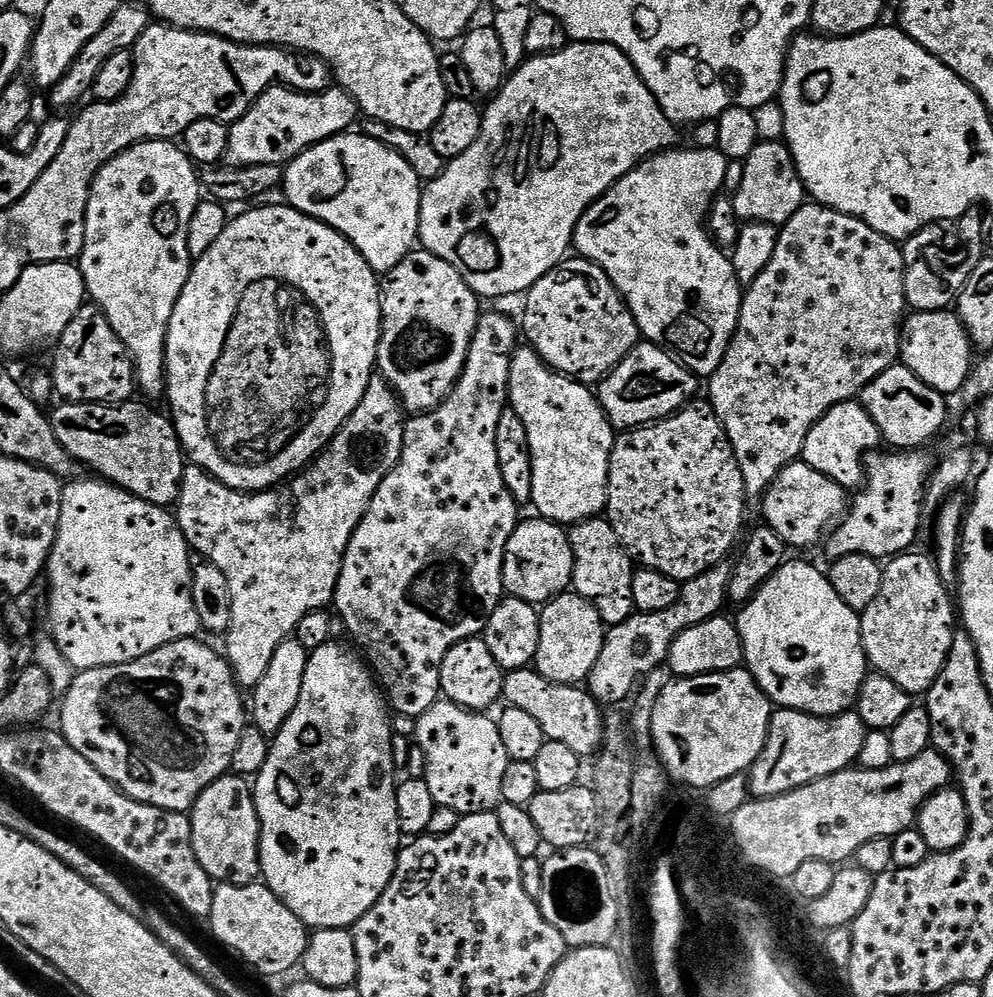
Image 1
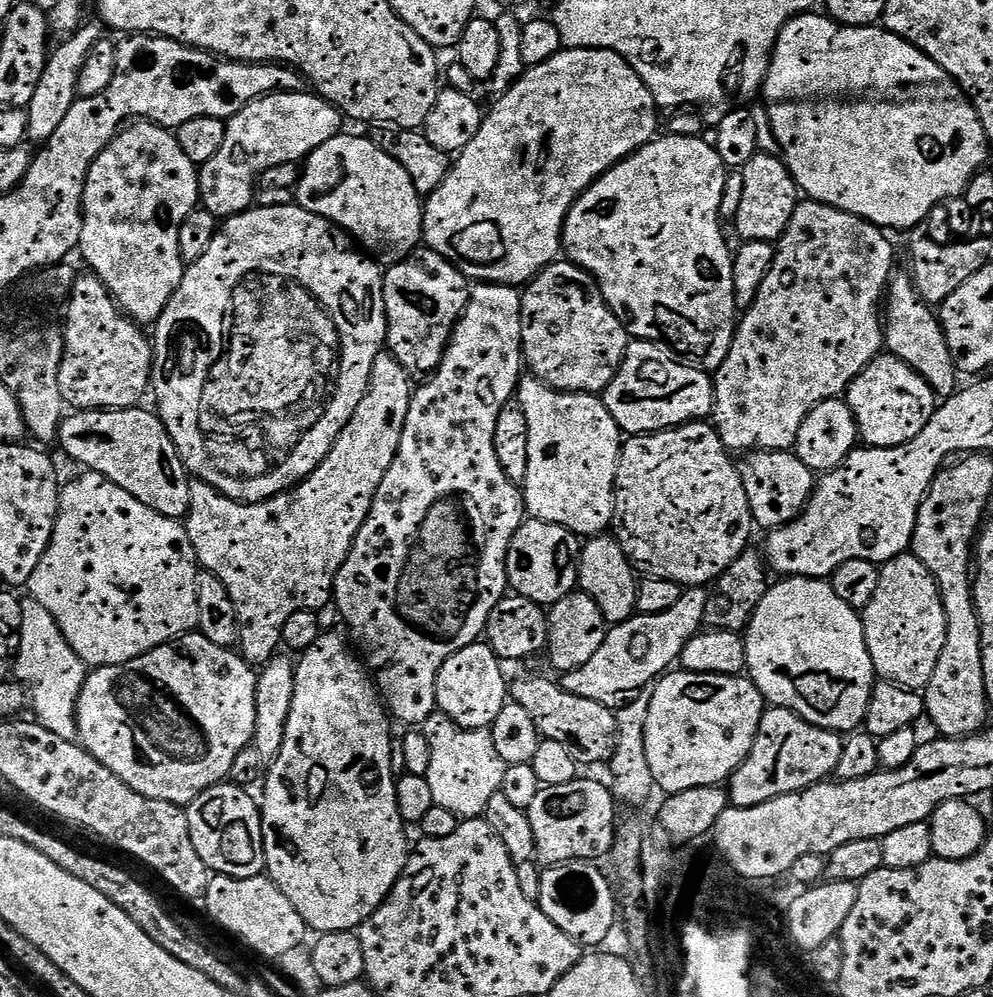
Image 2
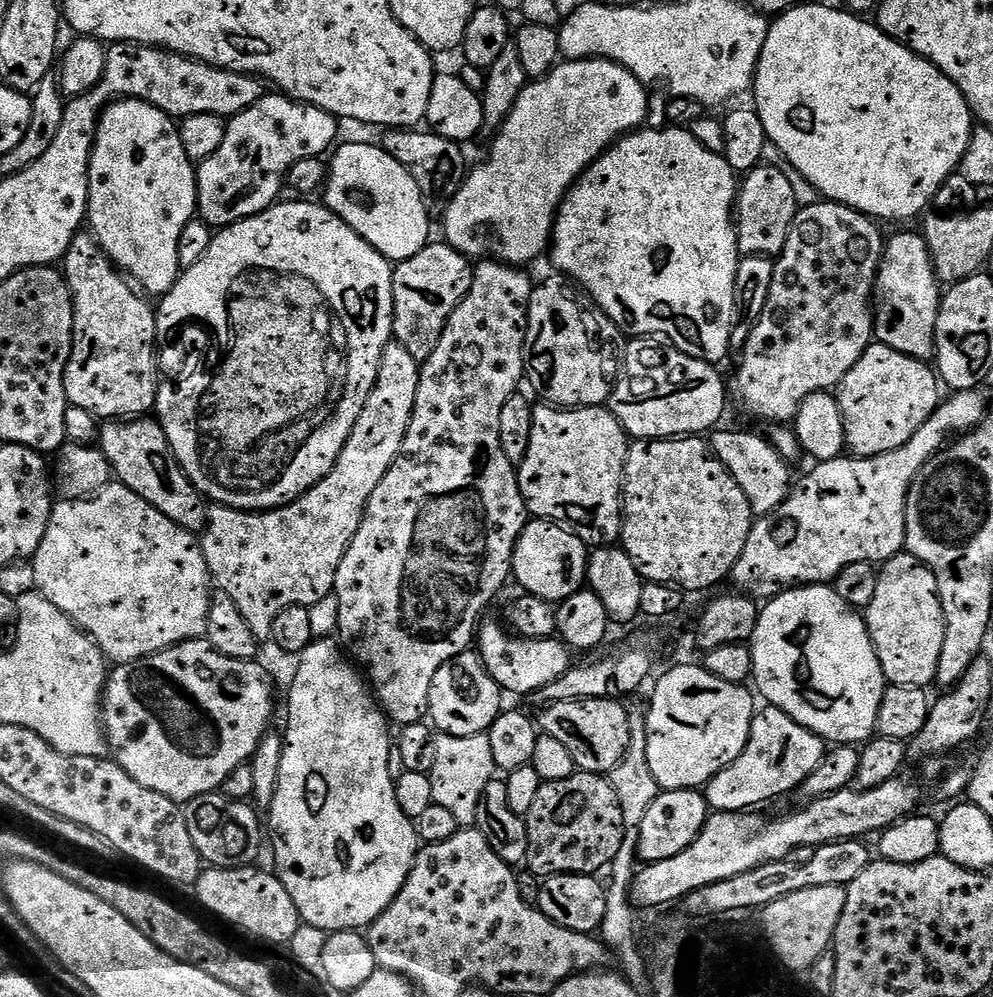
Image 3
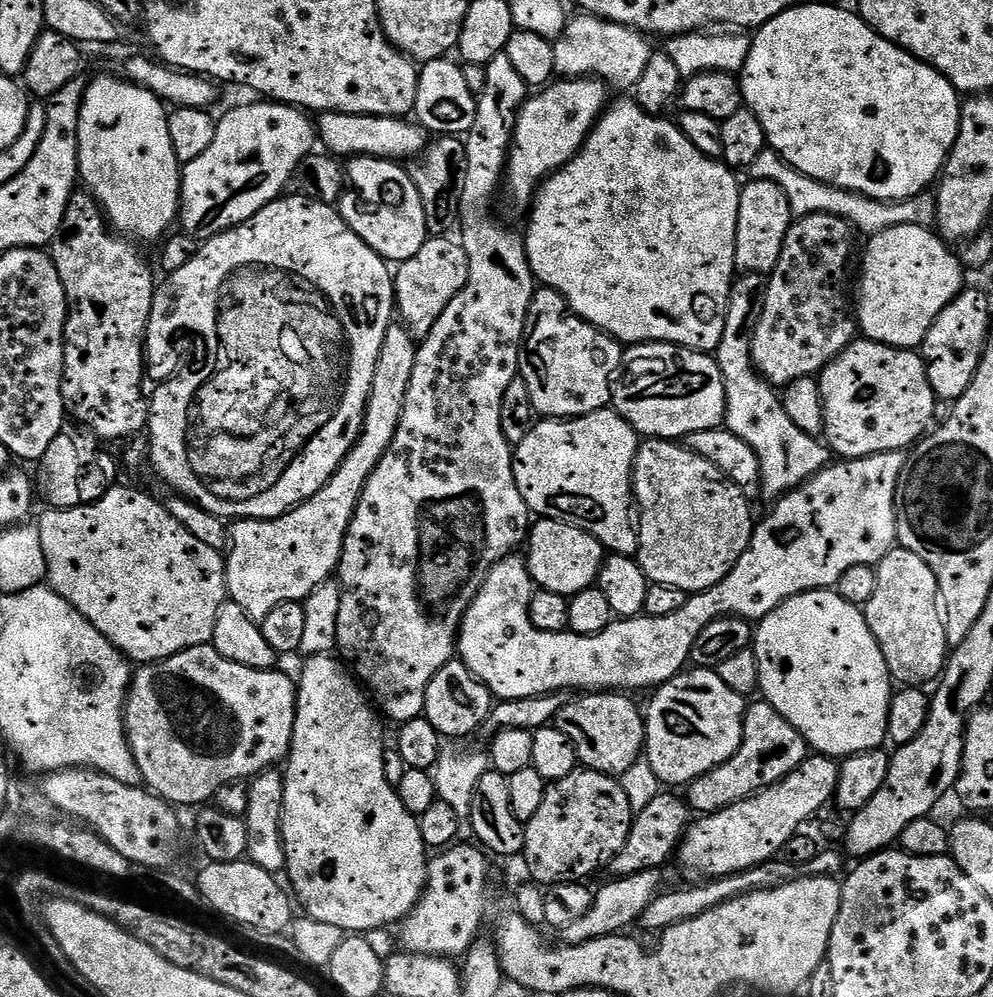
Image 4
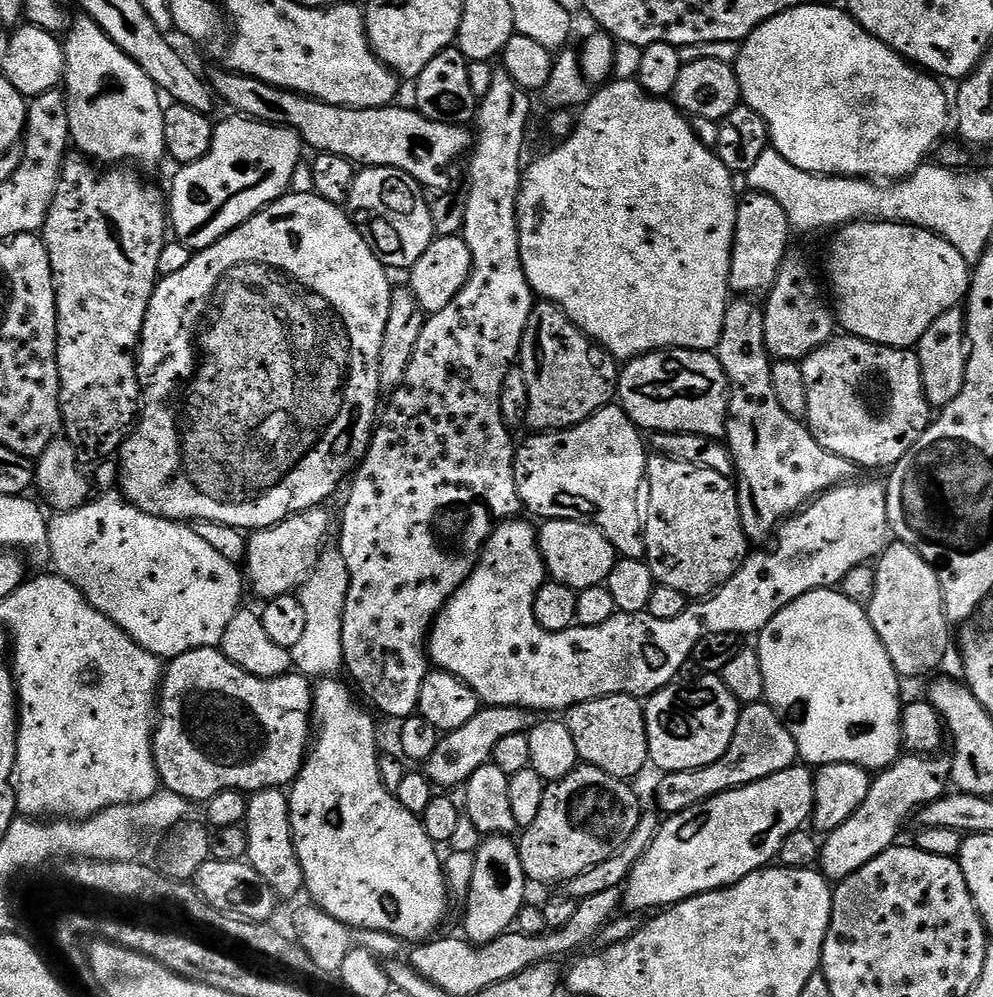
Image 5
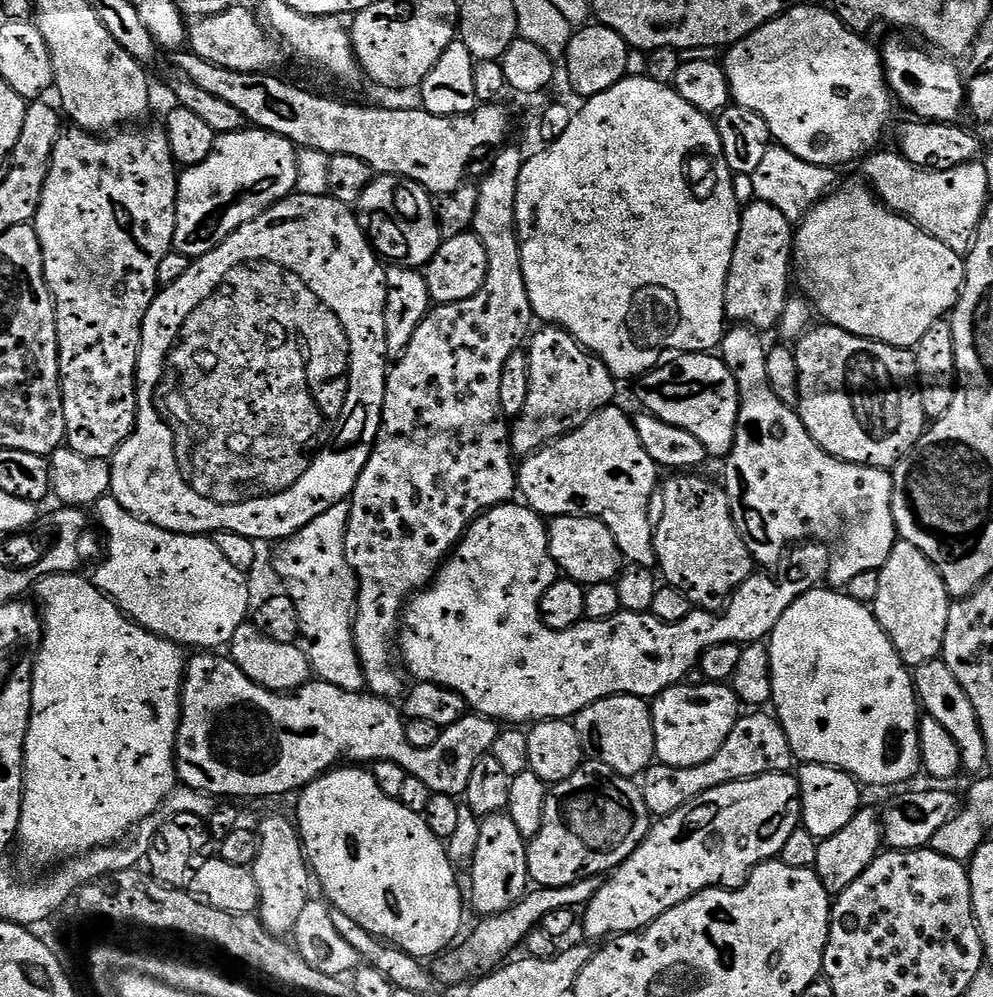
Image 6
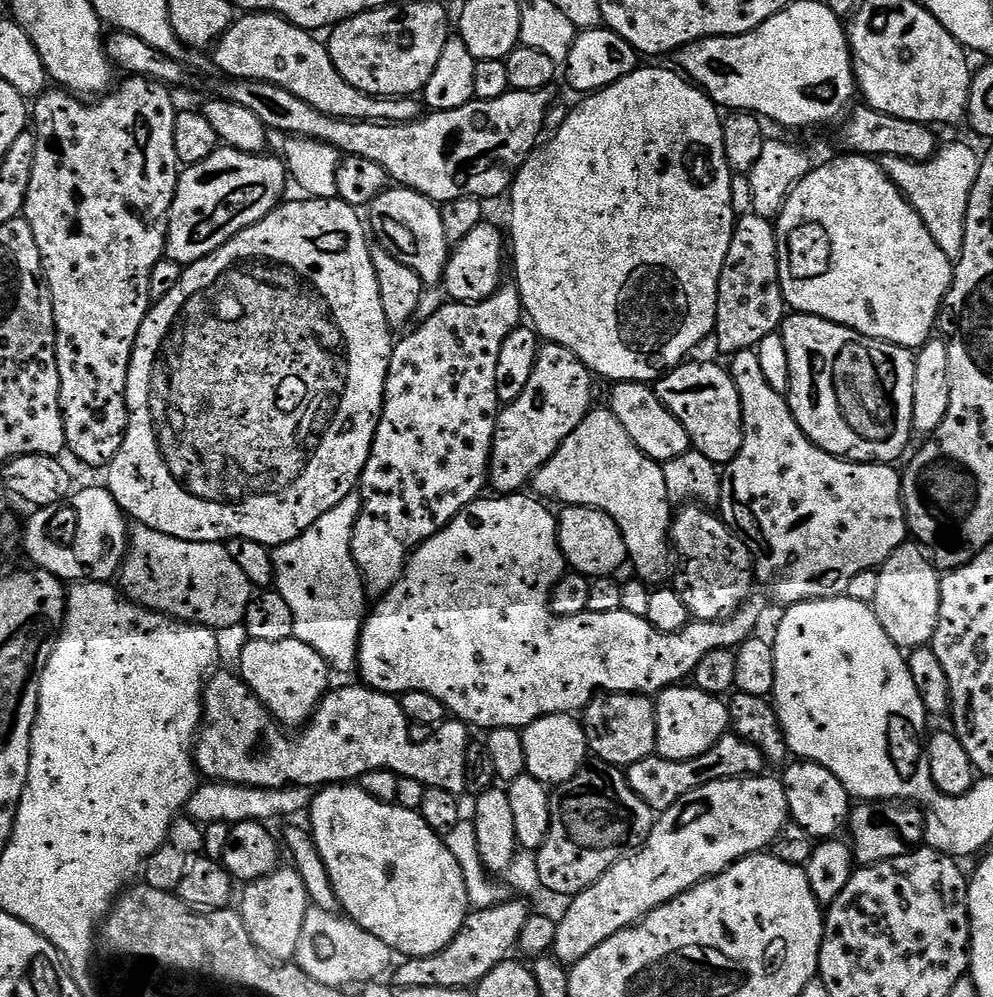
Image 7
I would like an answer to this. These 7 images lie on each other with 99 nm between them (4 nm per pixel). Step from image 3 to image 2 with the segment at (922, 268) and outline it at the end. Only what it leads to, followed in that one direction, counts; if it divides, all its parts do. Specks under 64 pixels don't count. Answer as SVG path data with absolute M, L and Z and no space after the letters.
M900 274L893 275L886 293L886 323L884 326L884 342L887 351L893 356L897 356L906 366L913 368L917 374L930 385L937 397L947 398L957 391L956 376L958 369L954 358L950 352L950 346L944 337L944 331L940 325L937 313L929 305L921 300L920 295L916 293L916 286L912 283L911 275Z

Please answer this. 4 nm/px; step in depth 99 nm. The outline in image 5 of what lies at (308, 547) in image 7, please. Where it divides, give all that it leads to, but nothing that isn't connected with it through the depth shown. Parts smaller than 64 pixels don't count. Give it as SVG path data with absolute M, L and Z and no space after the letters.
M328 546L321 551L312 573L298 589L302 610L306 610L306 631L302 642L290 649L295 671L309 678L332 678L344 668L342 654L342 614L346 606L346 594L350 586L350 574L346 570L346 558L339 547Z

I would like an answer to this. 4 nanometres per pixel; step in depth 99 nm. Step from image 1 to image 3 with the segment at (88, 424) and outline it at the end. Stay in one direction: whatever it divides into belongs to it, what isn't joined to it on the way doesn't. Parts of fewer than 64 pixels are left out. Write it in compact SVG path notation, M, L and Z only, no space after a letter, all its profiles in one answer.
M129 418L123 422L108 422L100 432L98 447L108 459L111 475L126 485L138 498L146 498L154 510L166 514L170 522L193 534L203 533L208 524L209 501L190 482L168 445L159 419Z

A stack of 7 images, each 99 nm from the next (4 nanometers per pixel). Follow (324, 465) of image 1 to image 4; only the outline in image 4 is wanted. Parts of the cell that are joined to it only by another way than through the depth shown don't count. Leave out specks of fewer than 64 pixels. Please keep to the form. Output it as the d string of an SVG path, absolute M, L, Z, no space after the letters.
M393 322L388 327L382 350L378 350L378 366L374 366L374 382L370 386L360 437L325 488L284 516L273 520L237 519L231 525L224 562L228 600L242 606L250 619L264 620L282 602L303 602L311 592L333 579L340 567L342 546L362 490L378 462L382 462L382 454L394 442L406 406L406 390L410 390L410 378L414 375L417 347L417 341L403 324Z

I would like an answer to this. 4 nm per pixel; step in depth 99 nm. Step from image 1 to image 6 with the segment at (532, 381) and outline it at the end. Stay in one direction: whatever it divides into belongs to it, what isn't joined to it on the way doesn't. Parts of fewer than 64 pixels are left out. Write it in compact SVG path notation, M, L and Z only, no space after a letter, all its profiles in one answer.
M617 406L603 408L594 413L583 426L567 432L560 439L544 445L543 448L523 457L518 468L518 492L523 503L539 512L545 518L558 516L589 516L606 526L610 534L614 534L614 542L618 542L621 557L629 564L657 567L654 550L654 520L648 517L648 507L653 507L654 497L658 492L656 472L658 465L646 454L646 446L642 446L642 438L638 438L638 430L633 417L627 416Z

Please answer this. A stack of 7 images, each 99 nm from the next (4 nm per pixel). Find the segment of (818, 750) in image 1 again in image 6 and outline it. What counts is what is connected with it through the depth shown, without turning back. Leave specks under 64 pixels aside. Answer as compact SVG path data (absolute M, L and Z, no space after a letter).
M756 710L751 714L741 715L726 742L722 742L718 754L698 766L675 768L669 764L652 763L643 772L638 784L649 813L656 818L669 816L674 810L686 806L686 802L698 798L698 794L706 794L706 790L714 790L730 782L749 780L767 772L791 773L794 757L790 742L775 715L768 713L767 716L766 713L764 710Z

